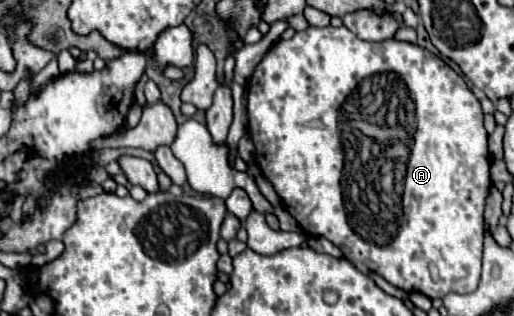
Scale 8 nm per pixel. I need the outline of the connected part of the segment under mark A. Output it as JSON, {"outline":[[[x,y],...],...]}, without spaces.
{"outline":[[[308,26],[290,40],[278,40],[264,54],[246,92],[256,164],[306,234],[328,238],[360,272],[378,272],[406,292],[442,298],[448,292],[476,290],[482,266],[482,214],[492,186],[488,132],[478,98],[442,58],[394,38],[366,42],[346,26]]]}

